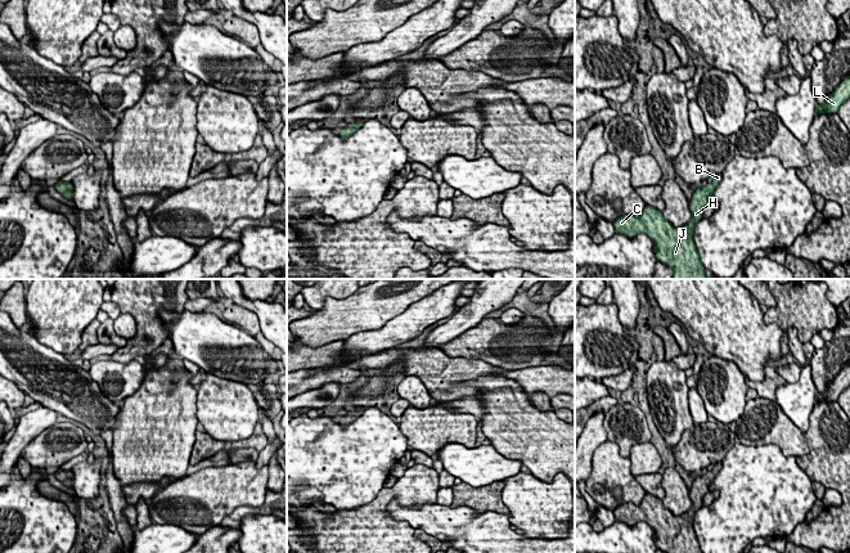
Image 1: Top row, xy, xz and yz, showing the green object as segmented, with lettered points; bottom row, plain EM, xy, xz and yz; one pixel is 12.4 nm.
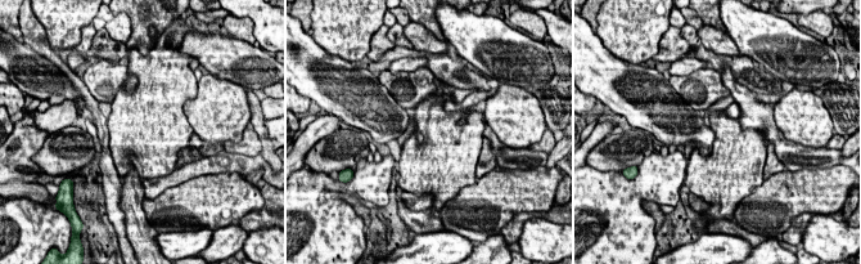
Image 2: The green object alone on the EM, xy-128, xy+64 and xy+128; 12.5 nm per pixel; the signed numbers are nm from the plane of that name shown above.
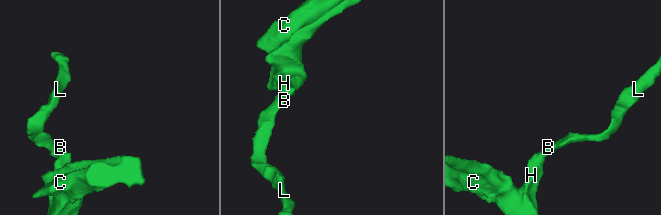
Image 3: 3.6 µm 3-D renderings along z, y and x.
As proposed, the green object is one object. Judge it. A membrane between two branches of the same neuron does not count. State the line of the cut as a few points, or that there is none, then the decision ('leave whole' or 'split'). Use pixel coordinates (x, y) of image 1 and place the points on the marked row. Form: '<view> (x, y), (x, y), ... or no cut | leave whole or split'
no cut | leave whole

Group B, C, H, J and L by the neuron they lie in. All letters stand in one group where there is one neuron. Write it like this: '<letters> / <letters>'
B C H J L

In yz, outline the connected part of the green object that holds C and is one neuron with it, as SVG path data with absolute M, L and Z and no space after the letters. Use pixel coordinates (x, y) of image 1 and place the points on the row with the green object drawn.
M718 174L706 186L696 189L689 202L692 219L682 231L664 217L662 211L647 204L639 217L619 216L613 221L615 233L629 238L647 234L655 242L657 260L673 269L674 279L707 279L693 233L696 224L703 217L709 198L720 181L721 174Z

